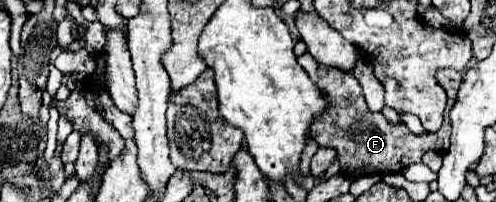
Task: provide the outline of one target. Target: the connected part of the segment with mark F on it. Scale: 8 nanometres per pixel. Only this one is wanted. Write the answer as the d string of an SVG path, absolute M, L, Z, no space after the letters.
M306 52L302 54L302 68L306 74L324 90L324 94L330 98L330 110L334 114L342 116L322 116L318 124L314 124L312 138L320 146L332 146L340 154L340 166L342 174L348 178L360 178L366 174L392 174L392 172L402 172L406 166L420 162L424 152L436 150L436 152L446 152L450 147L451 122L449 112L458 94L458 86L462 84L462 76L456 70L440 70L438 82L448 95L446 110L444 111L444 122L438 132L416 136L412 134L404 124L390 124L384 114L372 114L368 110L368 104L362 94L360 82L352 74L342 74L340 70L330 70L328 66L318 66L314 58Z

